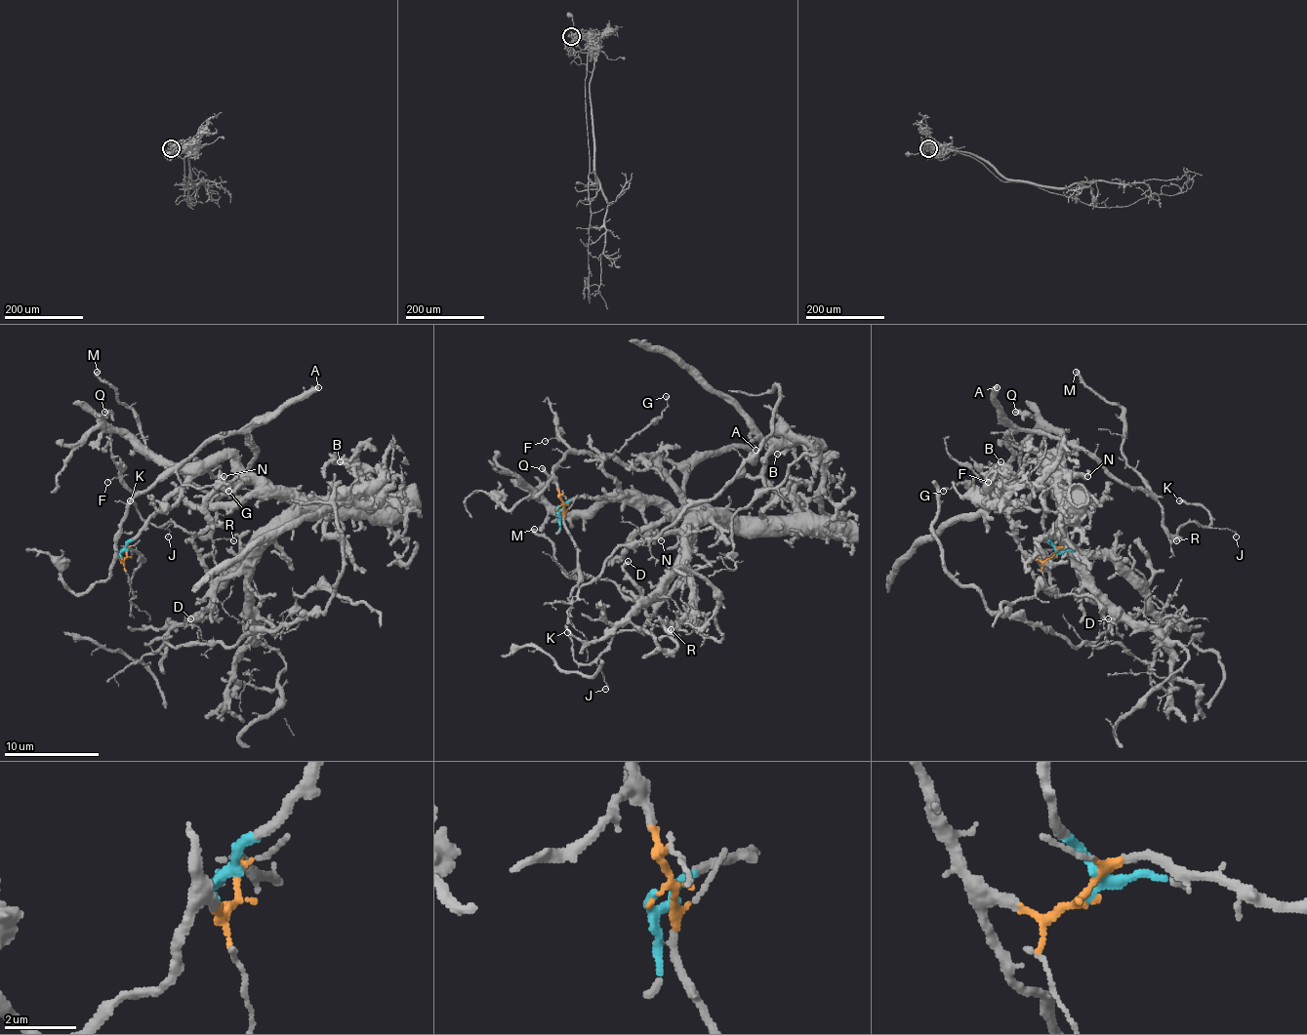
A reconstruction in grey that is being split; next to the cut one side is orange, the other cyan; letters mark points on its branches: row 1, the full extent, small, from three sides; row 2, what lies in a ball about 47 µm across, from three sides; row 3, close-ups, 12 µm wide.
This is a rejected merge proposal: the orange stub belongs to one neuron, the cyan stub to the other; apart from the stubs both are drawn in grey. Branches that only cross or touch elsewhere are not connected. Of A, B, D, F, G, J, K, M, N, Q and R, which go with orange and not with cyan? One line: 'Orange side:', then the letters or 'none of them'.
Orange side: A, F, G, J, K, M, R

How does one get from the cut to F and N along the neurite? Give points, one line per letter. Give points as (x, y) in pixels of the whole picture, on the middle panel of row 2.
F: (557, 508), (554, 465), (569, 449), (554, 437), (546, 442)
N: (557, 508), (581, 497), (626, 497), (640, 510), (645, 527), (662, 541)

